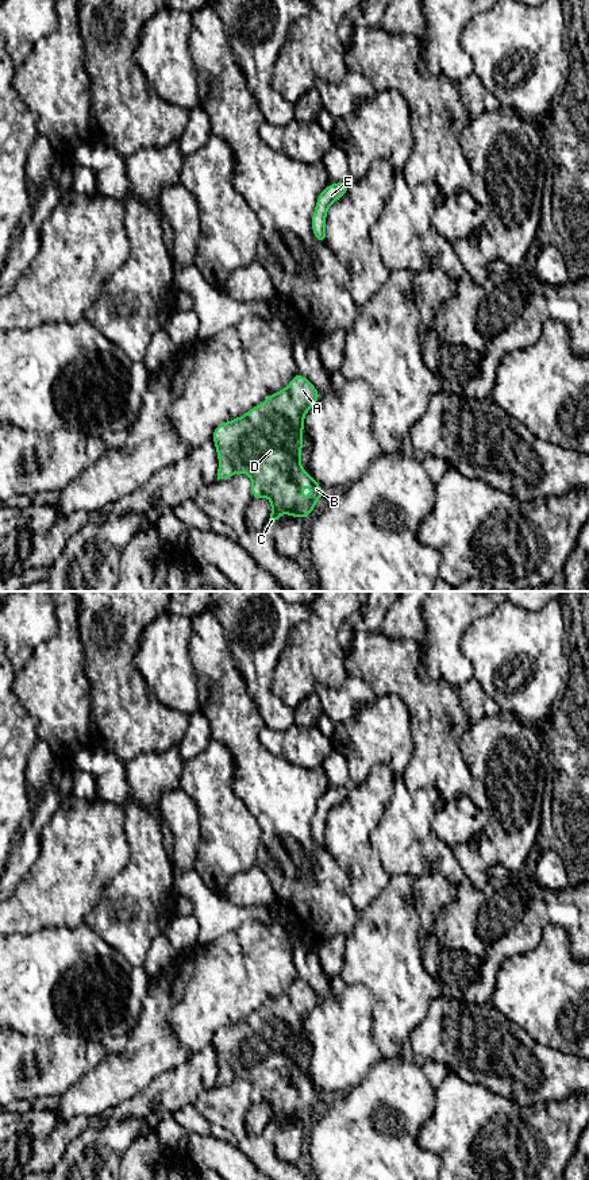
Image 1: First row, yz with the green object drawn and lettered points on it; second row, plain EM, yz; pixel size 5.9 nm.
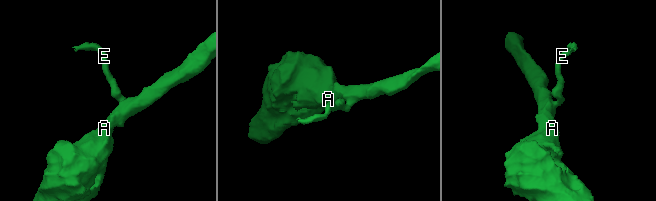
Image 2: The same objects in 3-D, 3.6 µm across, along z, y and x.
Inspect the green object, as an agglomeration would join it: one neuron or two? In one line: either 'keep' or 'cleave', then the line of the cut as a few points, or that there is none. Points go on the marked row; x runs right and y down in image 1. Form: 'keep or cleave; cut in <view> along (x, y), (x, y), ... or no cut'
keep; no cut

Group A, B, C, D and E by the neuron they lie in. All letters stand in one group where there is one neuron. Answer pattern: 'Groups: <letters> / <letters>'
Groups: A B C D E

